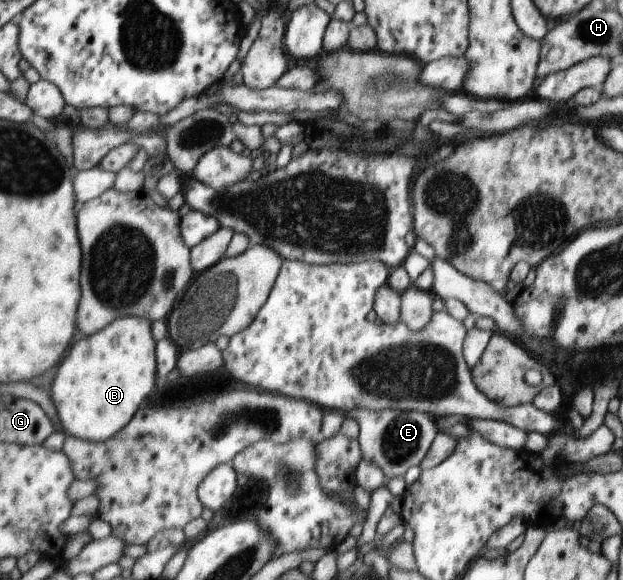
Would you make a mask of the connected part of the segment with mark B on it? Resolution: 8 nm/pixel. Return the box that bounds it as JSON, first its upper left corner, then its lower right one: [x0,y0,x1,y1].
[45,315,155,441]

